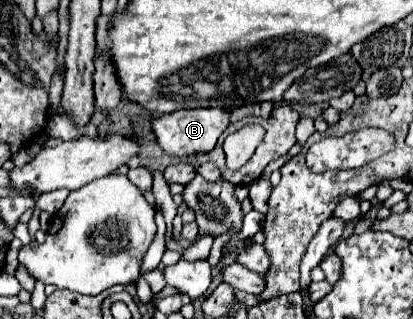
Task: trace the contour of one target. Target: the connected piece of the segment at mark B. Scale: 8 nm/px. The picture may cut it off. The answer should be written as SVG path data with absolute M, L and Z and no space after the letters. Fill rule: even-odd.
M195 108L195 110L177 110L171 114L161 114L153 120L153 132L157 136L159 146L175 156L189 156L199 152L209 152L215 148L219 136L229 126L231 108Z

